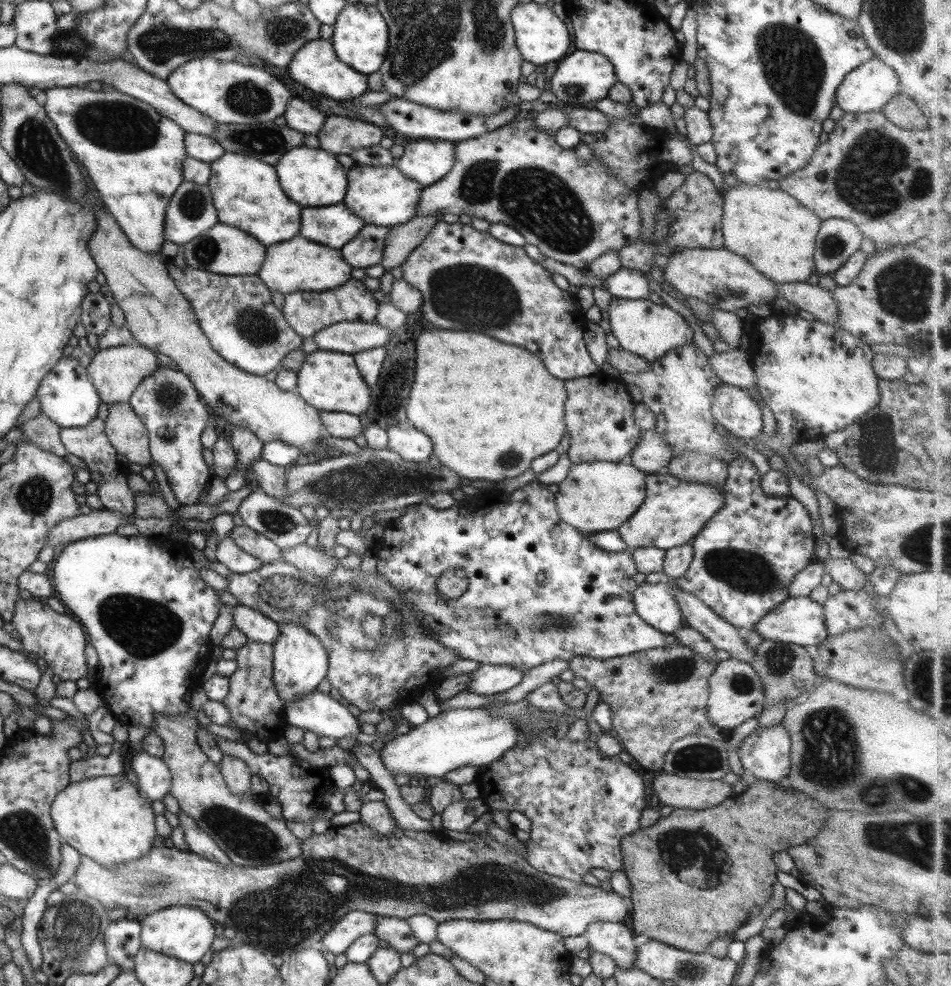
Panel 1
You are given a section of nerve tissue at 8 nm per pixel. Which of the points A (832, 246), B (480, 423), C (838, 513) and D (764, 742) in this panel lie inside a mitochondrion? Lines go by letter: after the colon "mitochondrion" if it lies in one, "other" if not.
A: mitochondrion
B: other
C: other
D: other

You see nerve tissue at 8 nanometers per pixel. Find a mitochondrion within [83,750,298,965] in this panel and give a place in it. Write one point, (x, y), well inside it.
(244, 836)

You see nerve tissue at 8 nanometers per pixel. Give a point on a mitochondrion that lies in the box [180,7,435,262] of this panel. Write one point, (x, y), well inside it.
(264, 141)

